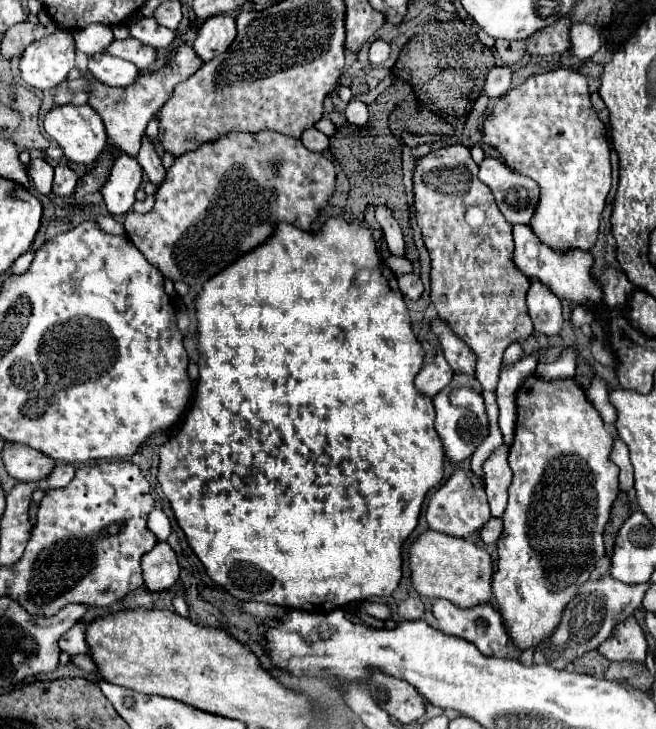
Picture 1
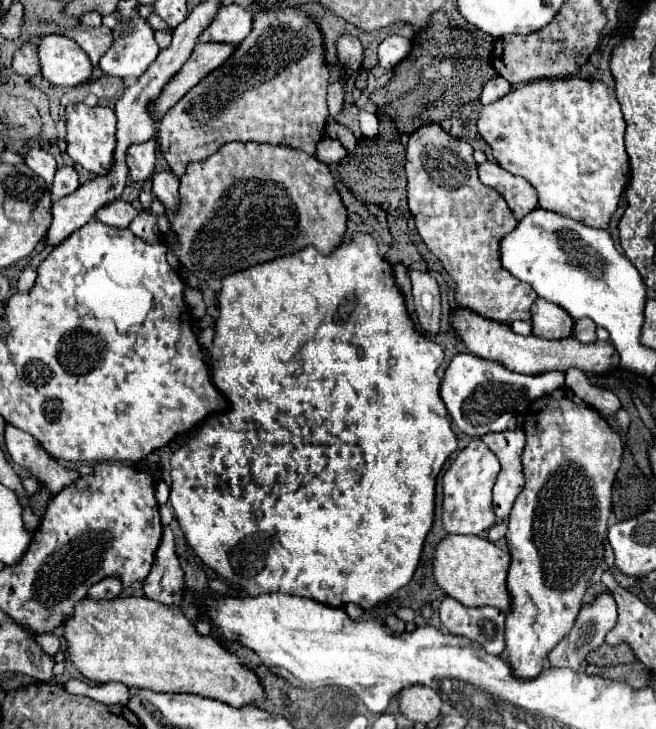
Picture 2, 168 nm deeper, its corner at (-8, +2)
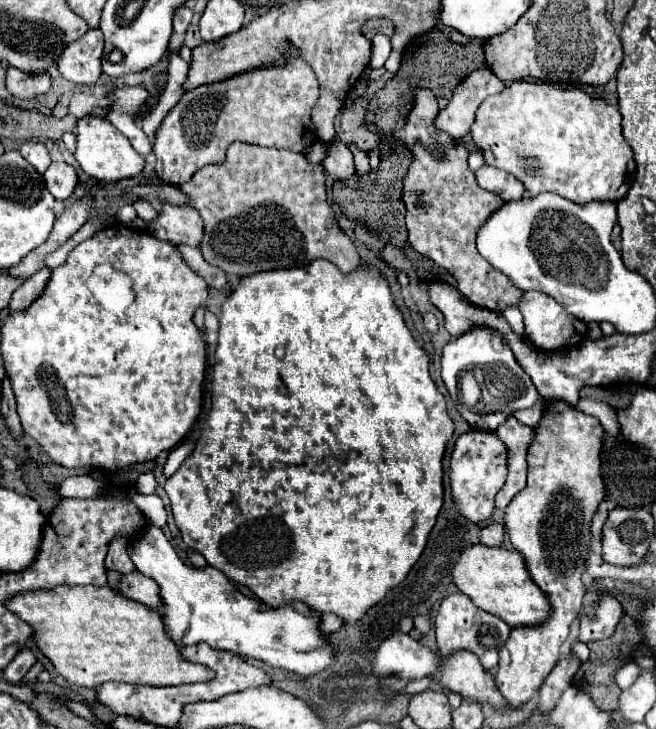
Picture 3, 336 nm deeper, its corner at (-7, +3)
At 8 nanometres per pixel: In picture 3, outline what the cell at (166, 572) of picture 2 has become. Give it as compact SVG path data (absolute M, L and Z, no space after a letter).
M131 572L129 576L125 576L119 584L119 592L123 596L139 600L141 604L147 604L151 608L159 608L163 604L161 602L161 588L157 586L157 582L149 580L141 572Z

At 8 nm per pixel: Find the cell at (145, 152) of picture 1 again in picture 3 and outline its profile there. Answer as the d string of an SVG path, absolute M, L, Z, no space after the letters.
M161 202L161 210L147 230L159 240L167 240L171 244L189 244L197 248L203 236L203 220L189 206Z

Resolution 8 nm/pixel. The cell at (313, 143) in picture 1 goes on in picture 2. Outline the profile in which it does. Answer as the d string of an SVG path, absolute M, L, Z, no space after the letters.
M324 137L316 147L316 157L318 157L318 161L322 161L326 165L340 163L346 157L346 149L342 147L342 143L338 139Z

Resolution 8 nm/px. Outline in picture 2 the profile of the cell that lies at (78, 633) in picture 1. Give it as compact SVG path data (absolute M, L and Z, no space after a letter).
M50 633L50 635L36 635L34 639L36 639L38 647L40 647L42 651L46 651L48 655L58 653L58 649L60 649L60 645L62 645L62 641L60 641L58 637L54 637L52 633Z

